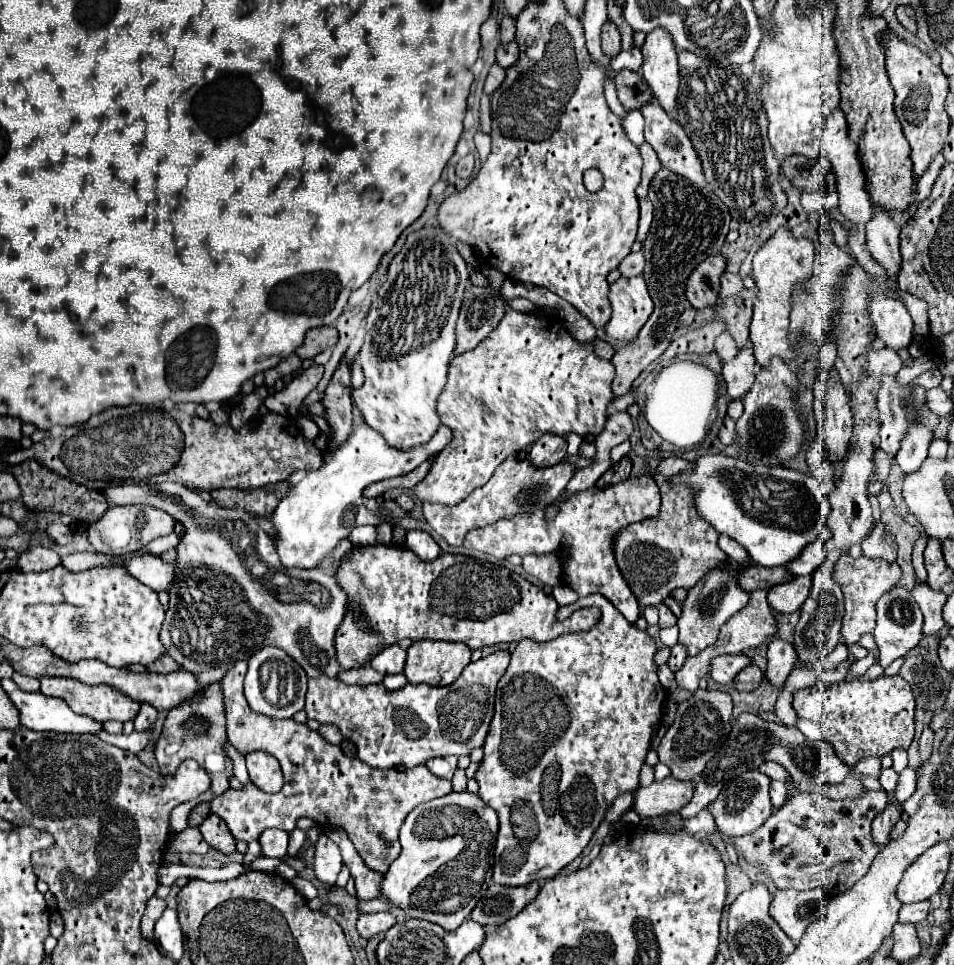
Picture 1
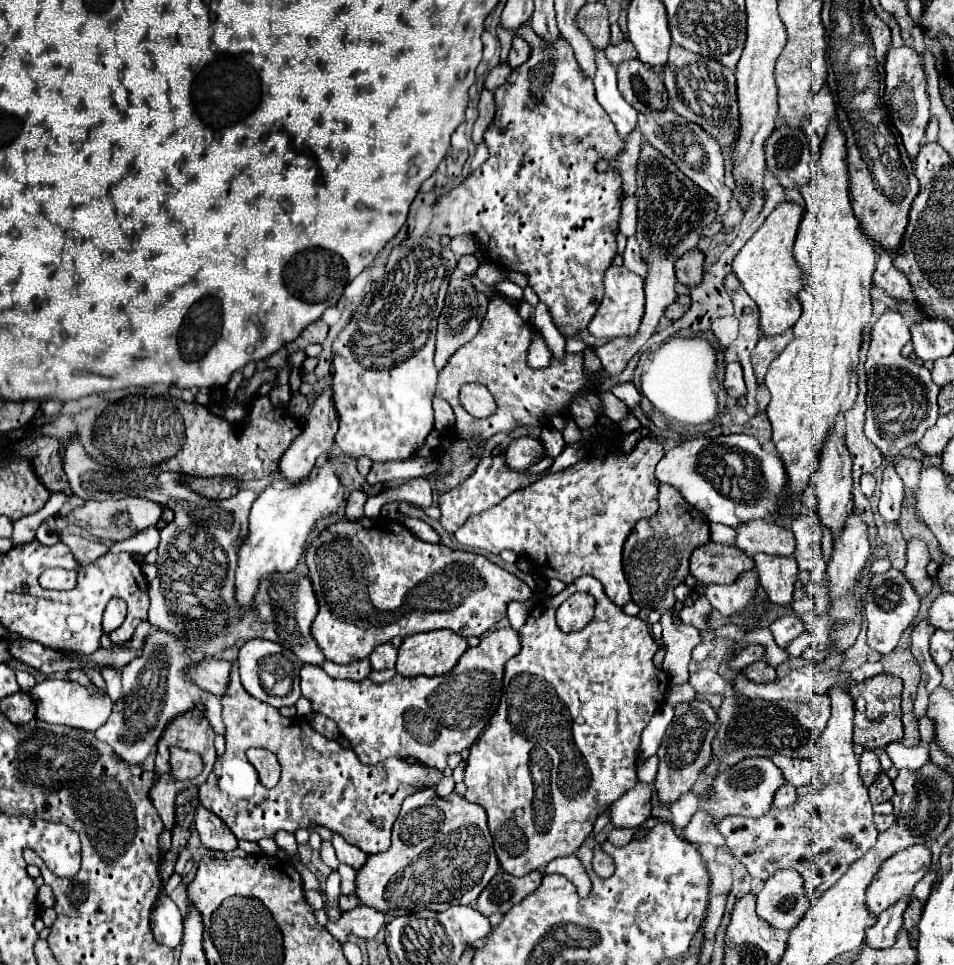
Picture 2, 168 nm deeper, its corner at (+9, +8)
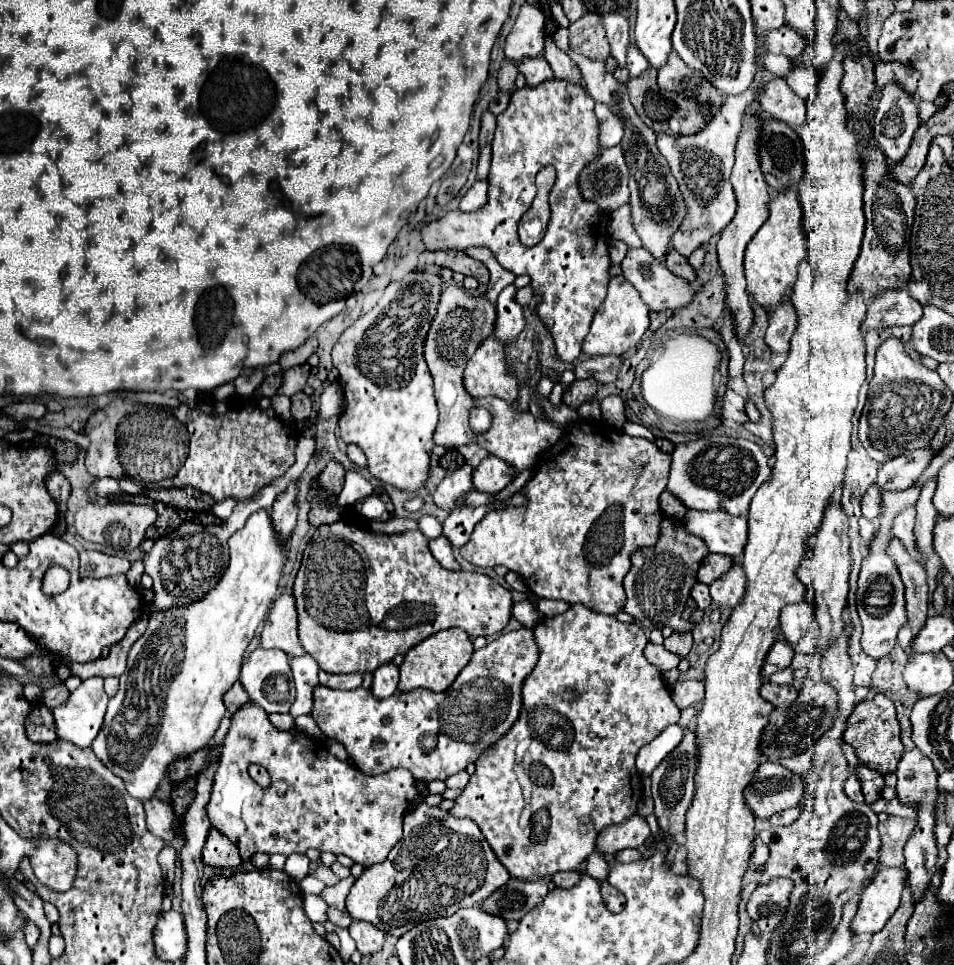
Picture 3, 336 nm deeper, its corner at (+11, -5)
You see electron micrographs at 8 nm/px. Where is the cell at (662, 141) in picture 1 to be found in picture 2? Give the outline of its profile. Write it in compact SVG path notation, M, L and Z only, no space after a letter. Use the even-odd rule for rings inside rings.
M665 109L661 113L639 113L639 131L655 149L669 157L689 179L715 199L719 217L729 209L733 191L725 185L725 155L713 135L709 135L701 125L677 115L673 109Z

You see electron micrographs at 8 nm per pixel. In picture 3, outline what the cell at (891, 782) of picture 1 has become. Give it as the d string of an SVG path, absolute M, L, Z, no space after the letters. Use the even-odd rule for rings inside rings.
M851 774L845 782L845 794L855 800L855 802L863 802L863 792L861 792L861 782L857 778L857 774Z

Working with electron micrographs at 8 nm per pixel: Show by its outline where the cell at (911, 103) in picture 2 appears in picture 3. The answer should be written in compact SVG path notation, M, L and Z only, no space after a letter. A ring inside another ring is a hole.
M889 82L883 88L881 100L877 104L877 112L875 112L875 118L873 118L873 136L875 136L877 144L881 146L883 154L893 164L897 164L905 158L905 154L911 148L911 140L913 140L913 134L915 134L917 128L919 128L919 110L917 110L917 104L915 104L913 96L909 92L905 92L901 88L901 84Z

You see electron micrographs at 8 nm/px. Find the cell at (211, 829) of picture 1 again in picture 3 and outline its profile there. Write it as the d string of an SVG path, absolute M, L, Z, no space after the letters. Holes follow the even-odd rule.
M211 828L203 846L203 862L219 868L235 868L241 864L241 856L233 842L229 842L225 836L221 836L221 832Z

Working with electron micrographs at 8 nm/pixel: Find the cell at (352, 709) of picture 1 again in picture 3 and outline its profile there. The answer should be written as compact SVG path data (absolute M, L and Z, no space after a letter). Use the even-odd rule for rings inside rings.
M519 628L501 634L485 648L475 650L471 658L445 692L411 690L379 700L365 688L333 690L317 684L313 688L311 716L325 736L345 746L363 774L377 776L391 768L407 768L417 780L445 782L475 762L517 720L521 680L537 664L533 630Z

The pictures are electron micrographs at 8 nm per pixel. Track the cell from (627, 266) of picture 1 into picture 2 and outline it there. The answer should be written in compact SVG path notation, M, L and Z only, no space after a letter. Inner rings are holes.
M629 237L627 239L627 249L623 253L623 259L625 259L625 267L641 277L647 277L647 263L643 261L641 257L641 249L639 249L639 243L635 237Z

